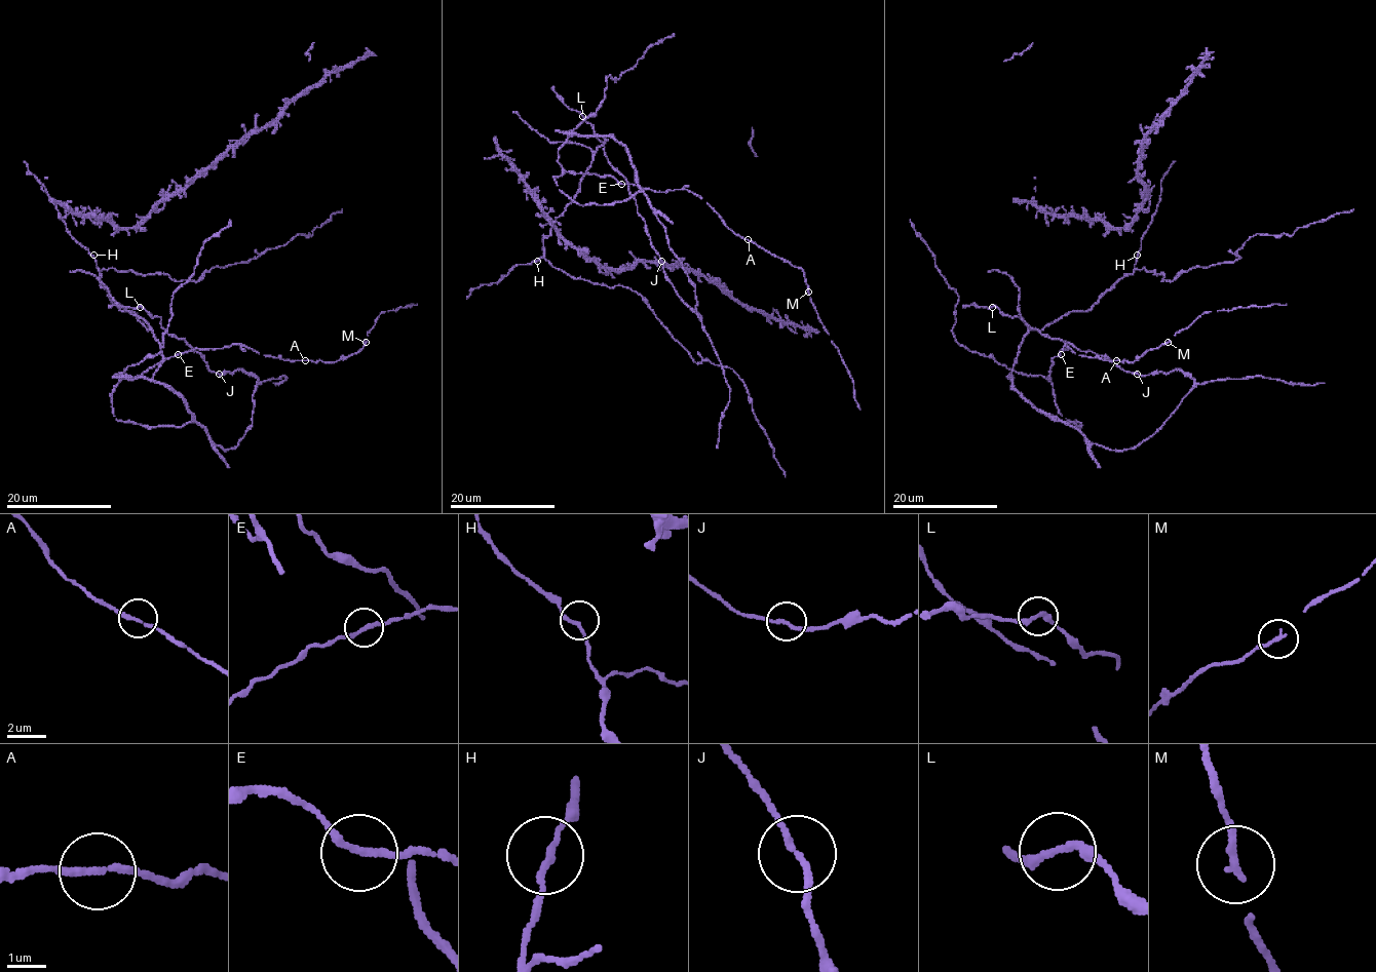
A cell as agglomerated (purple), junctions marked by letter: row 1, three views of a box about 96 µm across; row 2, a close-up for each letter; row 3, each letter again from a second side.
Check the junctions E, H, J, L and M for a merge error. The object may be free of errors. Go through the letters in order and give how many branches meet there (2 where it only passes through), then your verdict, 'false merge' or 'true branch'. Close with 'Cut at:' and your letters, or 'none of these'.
E: 2 branches meet; true branch
H: 2 branches meet; true branch
J: 2 branches meet; true branch
L: 2 branches meet; true branch
M: 1 branches meet; true branch
Cut at: none of these

